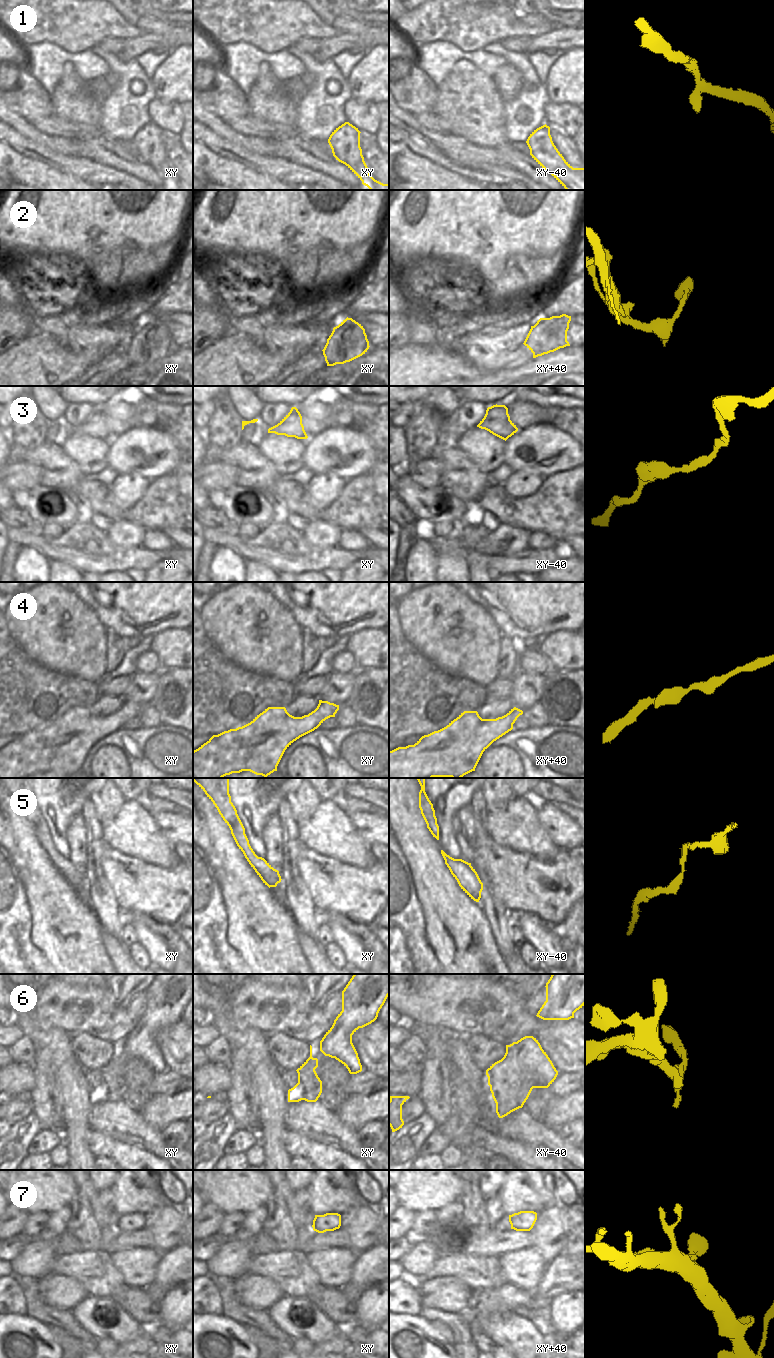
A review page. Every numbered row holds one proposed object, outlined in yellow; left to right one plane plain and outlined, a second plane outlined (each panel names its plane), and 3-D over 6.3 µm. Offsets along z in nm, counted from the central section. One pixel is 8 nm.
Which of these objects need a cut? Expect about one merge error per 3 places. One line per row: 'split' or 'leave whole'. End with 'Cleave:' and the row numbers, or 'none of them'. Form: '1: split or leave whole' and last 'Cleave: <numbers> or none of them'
1: leave whole
2: leave whole
3: leave whole
4: leave whole
5: leave whole
6: leave whole
7: leave whole
Cleave: none of them

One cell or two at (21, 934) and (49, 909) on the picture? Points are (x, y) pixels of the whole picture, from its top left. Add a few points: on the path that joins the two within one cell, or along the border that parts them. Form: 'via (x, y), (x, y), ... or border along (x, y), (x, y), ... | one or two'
border along (26, 901), (32, 924), (31, 941), (37, 947) | two

